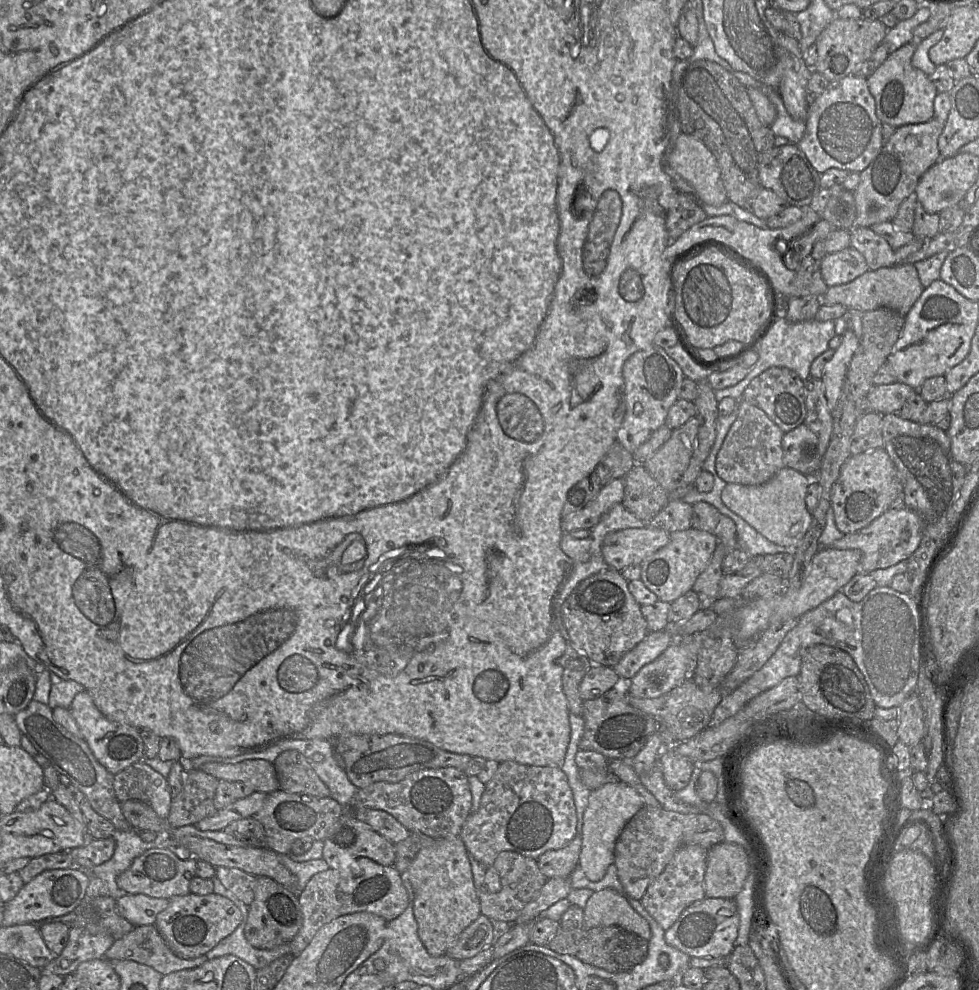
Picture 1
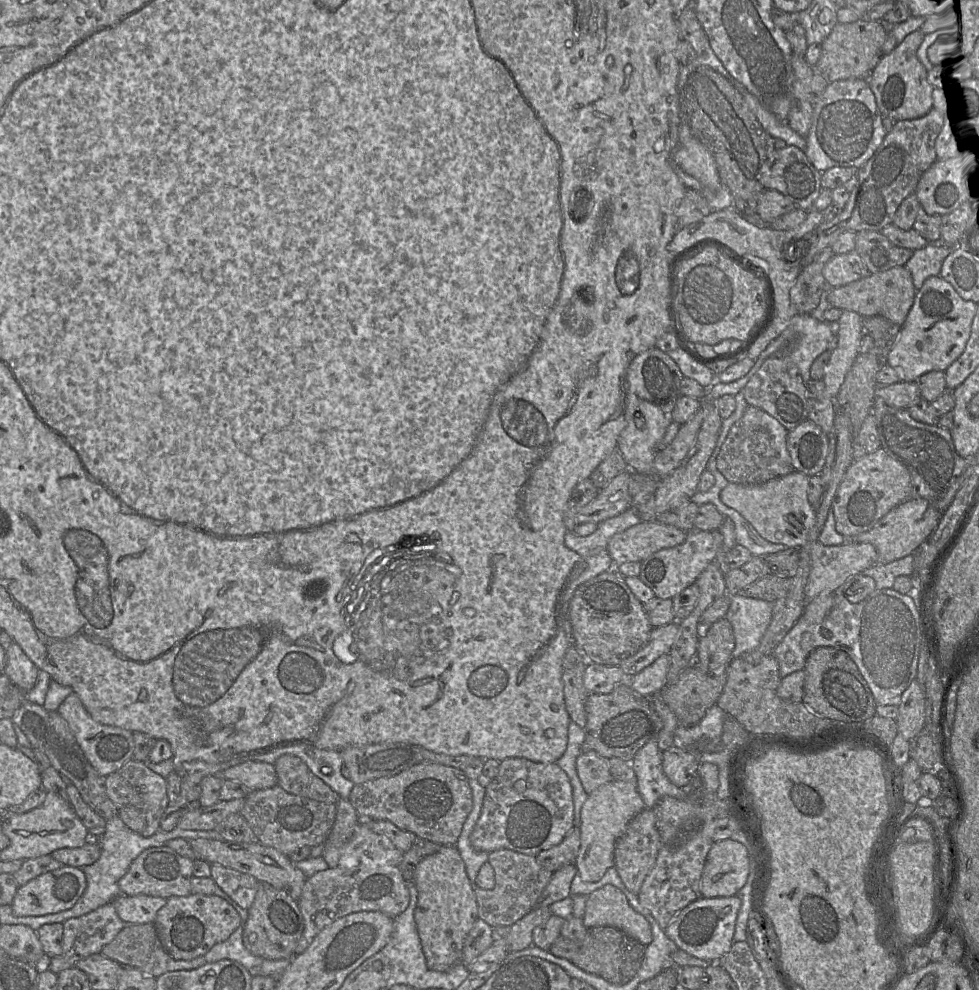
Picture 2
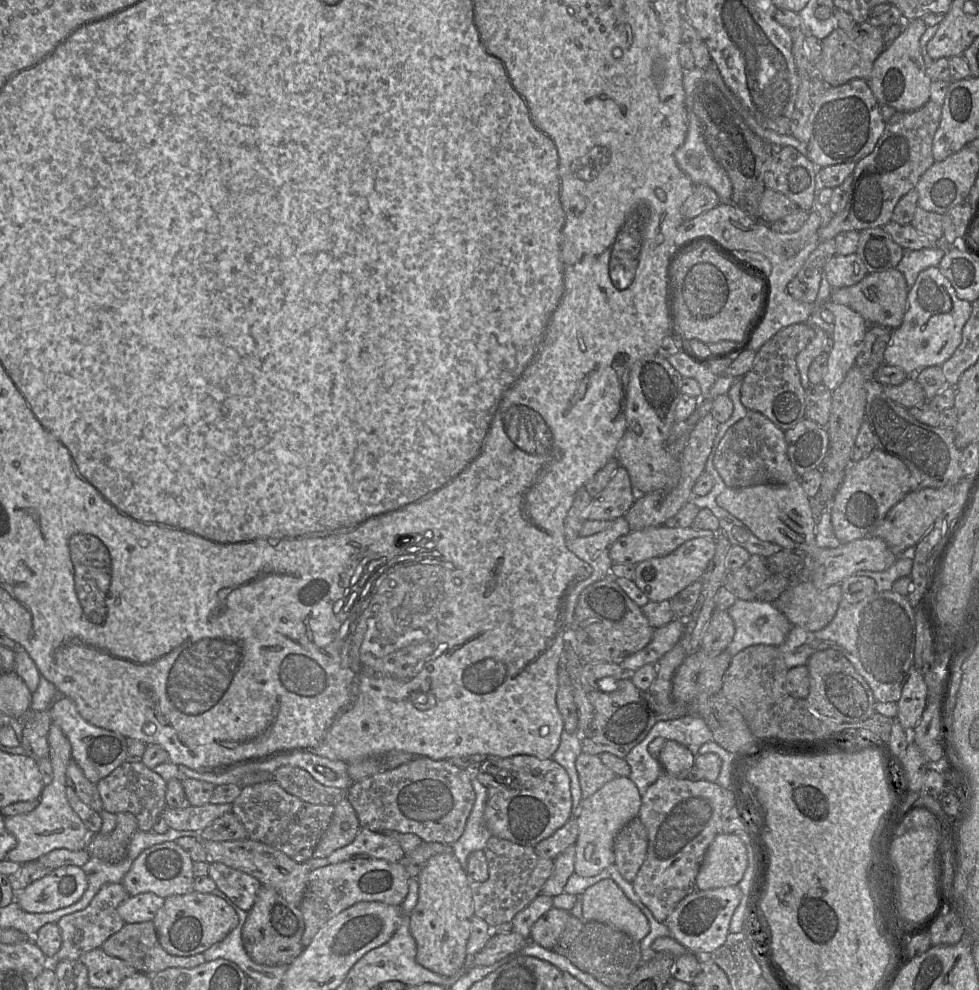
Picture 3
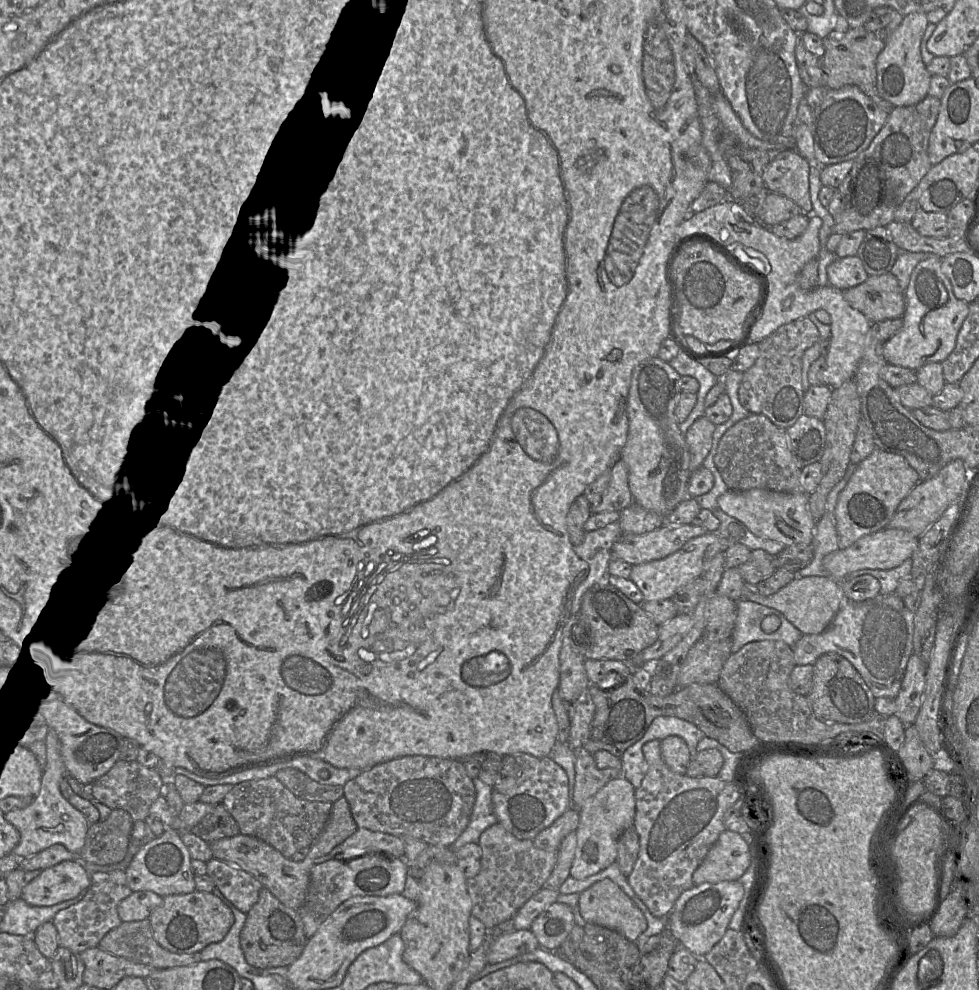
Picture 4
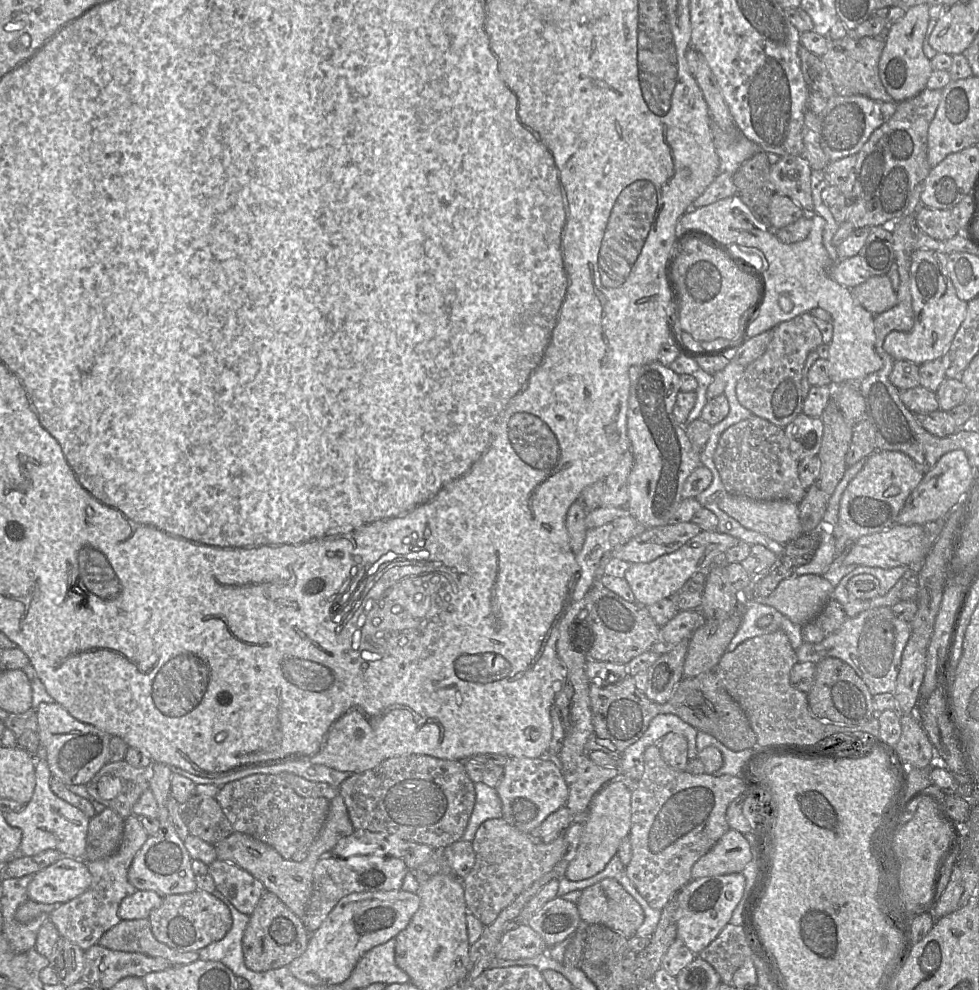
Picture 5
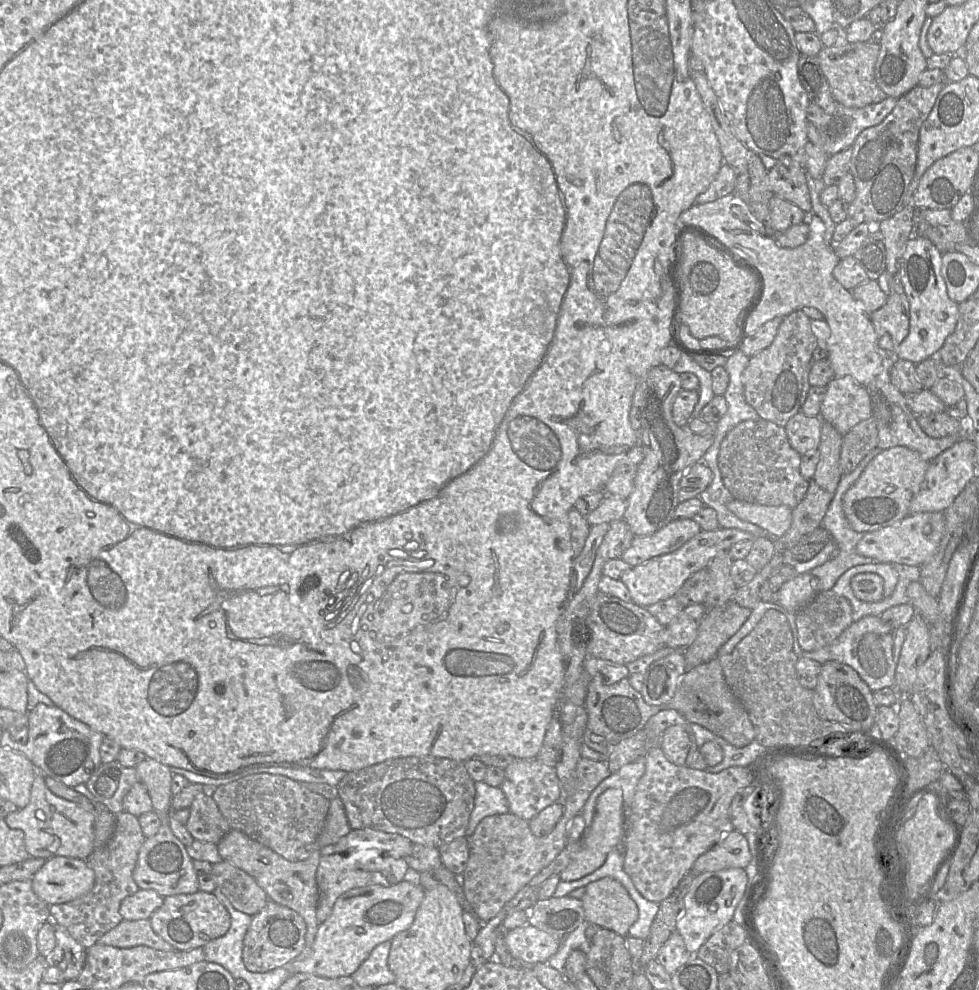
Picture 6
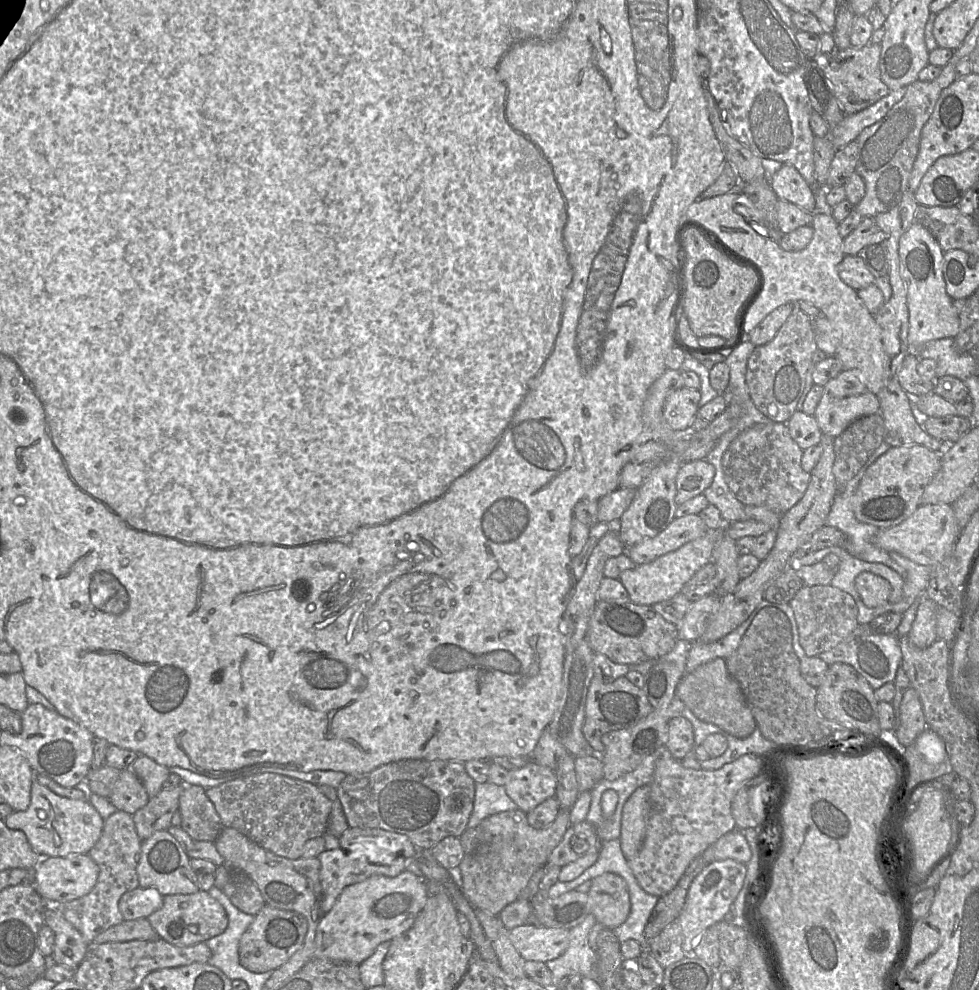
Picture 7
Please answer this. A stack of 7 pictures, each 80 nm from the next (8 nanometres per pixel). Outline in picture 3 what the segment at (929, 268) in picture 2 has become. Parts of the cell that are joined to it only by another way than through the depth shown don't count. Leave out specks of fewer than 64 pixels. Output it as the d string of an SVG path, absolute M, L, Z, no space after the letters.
M947 247L904 251L903 258L896 268L904 275L907 286L910 290L920 272L929 267L939 266L940 261L947 251Z

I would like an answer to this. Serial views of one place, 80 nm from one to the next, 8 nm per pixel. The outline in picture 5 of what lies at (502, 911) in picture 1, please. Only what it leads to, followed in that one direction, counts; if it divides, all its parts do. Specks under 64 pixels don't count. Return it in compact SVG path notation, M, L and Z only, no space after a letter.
M502 817L481 823L471 843L475 863L462 879L464 899L467 913L474 915L484 926L493 923L504 908L550 872L560 861L564 849L563 835L548 844L534 844L529 834L513 827Z

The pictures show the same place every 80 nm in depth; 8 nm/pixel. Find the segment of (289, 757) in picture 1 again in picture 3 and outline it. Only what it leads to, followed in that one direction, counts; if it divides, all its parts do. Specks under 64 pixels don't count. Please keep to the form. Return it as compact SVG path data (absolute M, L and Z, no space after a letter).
M280 766L273 773L276 781L286 792L312 804L338 804L346 797L347 790L327 787L317 782L309 772L298 766Z

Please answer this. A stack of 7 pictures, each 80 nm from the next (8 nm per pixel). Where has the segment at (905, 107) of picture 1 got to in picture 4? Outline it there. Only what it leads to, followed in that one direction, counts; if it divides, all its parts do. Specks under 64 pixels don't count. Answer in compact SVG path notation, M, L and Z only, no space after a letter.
M913 12L904 16L901 24L888 37L876 59L876 84L881 97L894 107L911 106L922 101L930 86L931 74L921 55L921 40L928 26L927 13Z

